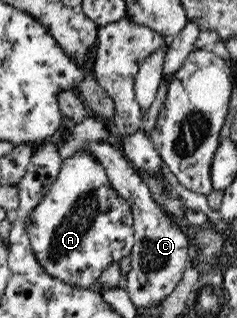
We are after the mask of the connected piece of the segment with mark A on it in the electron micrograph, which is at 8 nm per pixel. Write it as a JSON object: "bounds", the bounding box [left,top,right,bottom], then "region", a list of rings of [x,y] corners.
{"bounds":[27,150,134,288],"region":[[[89,150],[79,151],[62,163],[59,175],[51,186],[50,193],[31,213],[27,225],[30,246],[34,259],[47,275],[67,285],[91,288],[100,279],[103,270],[114,261],[121,261],[129,255],[134,245],[134,219],[129,204],[113,189],[107,172],[97,156]]]}

